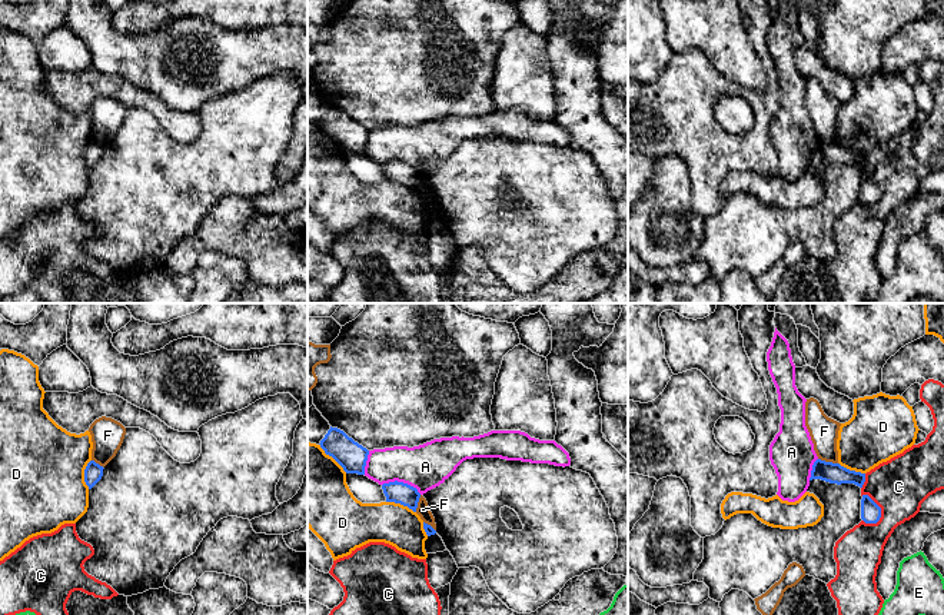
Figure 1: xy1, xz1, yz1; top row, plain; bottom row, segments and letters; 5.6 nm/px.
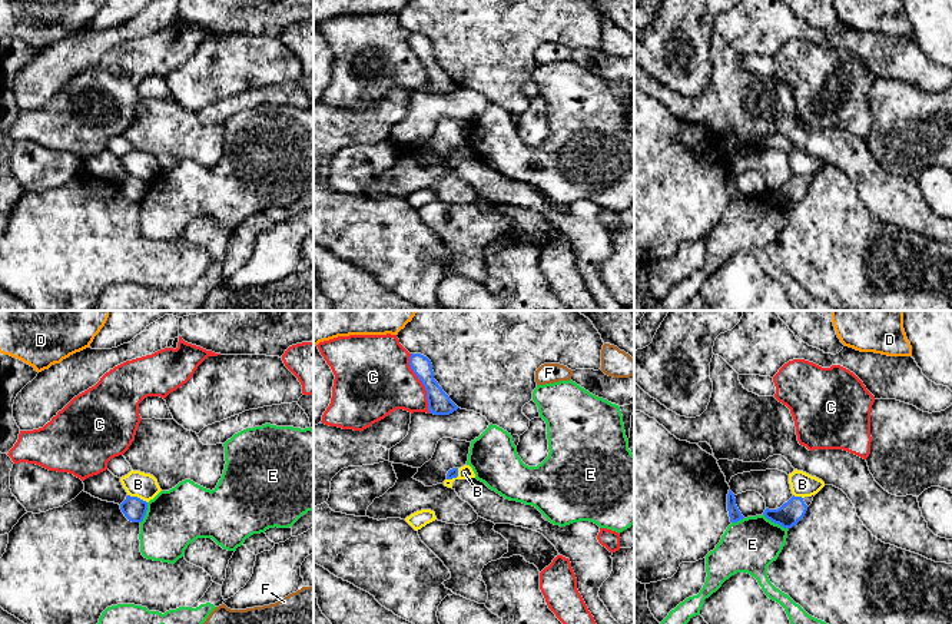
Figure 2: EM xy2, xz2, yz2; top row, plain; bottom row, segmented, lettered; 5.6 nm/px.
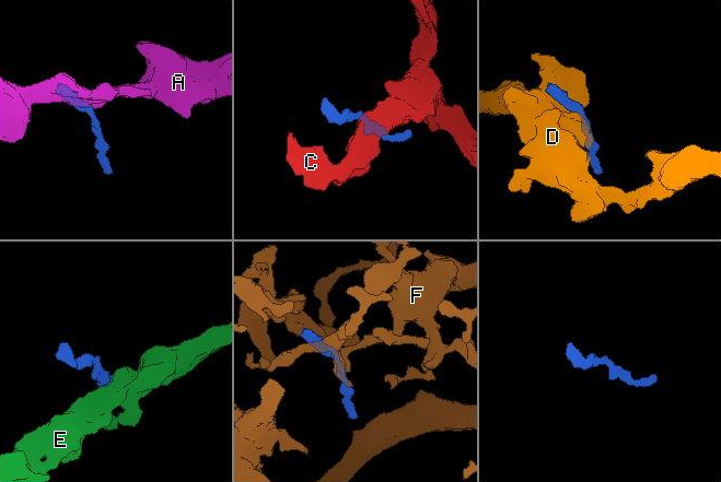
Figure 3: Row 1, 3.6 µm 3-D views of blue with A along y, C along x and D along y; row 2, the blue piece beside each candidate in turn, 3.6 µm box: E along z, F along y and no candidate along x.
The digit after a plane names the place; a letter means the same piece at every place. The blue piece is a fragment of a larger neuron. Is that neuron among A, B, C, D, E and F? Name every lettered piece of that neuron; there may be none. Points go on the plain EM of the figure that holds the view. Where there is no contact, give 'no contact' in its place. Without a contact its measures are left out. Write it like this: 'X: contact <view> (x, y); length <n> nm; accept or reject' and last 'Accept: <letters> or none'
A: contact xz1 (402, 162); length 240 nm; reject
B: contact xy2 (136, 176); length 120 nm; reject
C: contact xz2 (423, 63); length 360 nm; reject
D: contact xz1 (332, 136); length 220 nm; reject
E: contact yz2 (776, 202); length 170 nm; reject
F: contact yz1 (828, 142); length 120 nm; reject
Accept: none

